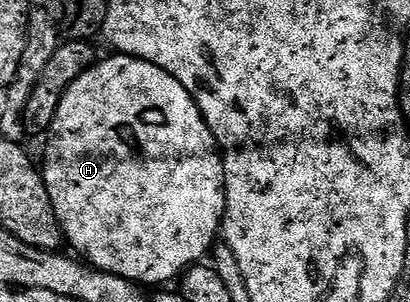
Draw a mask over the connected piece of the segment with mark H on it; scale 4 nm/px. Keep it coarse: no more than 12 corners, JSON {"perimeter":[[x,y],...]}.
{"perimeter":[[161,66],[61,98],[43,181],[92,268],[167,286],[212,251],[225,166]]}

